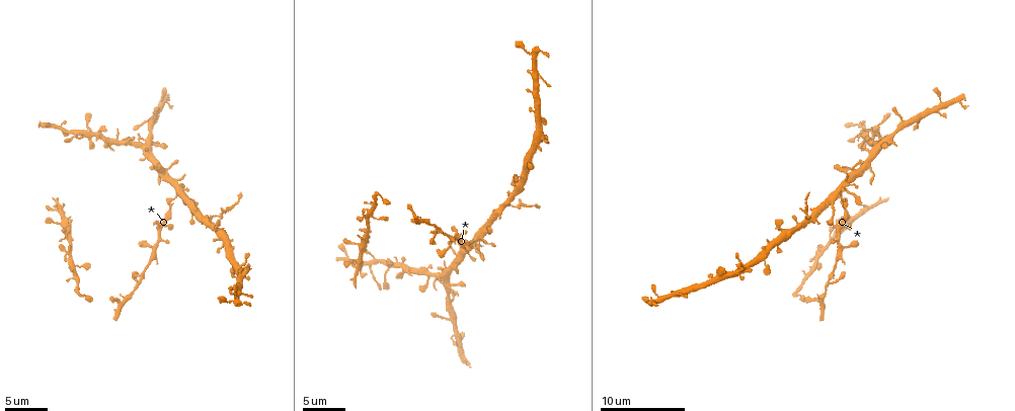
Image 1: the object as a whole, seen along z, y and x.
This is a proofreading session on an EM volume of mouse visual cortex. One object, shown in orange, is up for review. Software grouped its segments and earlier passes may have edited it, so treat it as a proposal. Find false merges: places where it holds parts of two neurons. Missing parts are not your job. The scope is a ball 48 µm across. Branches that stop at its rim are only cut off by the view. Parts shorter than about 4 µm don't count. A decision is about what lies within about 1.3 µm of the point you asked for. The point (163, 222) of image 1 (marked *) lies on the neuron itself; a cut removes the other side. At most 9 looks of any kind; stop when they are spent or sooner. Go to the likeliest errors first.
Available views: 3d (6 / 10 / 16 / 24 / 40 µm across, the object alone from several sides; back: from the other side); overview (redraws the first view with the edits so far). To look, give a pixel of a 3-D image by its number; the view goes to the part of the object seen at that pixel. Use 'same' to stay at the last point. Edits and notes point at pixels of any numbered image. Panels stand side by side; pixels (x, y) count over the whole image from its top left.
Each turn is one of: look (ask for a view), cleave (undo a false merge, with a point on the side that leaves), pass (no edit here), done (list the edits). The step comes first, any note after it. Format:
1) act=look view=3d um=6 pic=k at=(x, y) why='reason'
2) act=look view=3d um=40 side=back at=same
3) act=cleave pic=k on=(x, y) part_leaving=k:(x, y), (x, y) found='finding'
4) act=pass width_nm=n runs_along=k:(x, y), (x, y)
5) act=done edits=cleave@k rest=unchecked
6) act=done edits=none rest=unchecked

act=look view=3d um=10 pic=1 at=(804, 219) why='three-way junction'

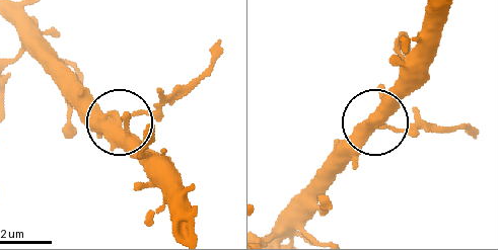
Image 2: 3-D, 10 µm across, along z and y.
act=cleave pic=2 on=(157, 117) width_nm=330 found='a second neuron is stuck on'

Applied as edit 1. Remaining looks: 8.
act=look view=3d um=10 pic=1 at=(839, 188) why='four or more arms meet'

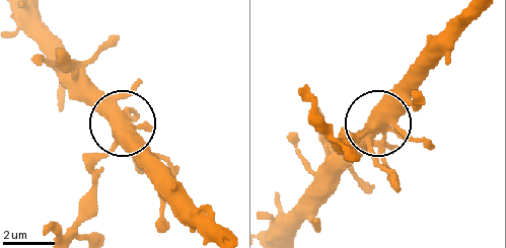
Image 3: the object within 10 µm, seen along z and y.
act=pass runs_along=3:(77, 225), (88, 208), (96, 161), (119, 122), (90, 85) found='one neuron here'

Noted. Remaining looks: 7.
act=look view=3d um=10 pic=1 at=(135, 142) why='looks like a crossing'

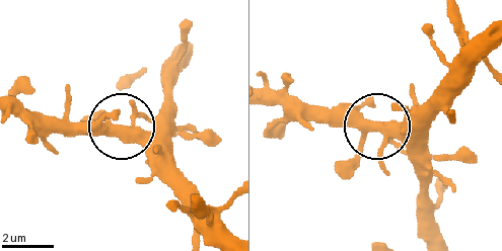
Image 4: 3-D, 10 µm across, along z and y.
act=pass arms=5 found='one neuron here'

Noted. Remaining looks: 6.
act=look view=3d um=6 pic=1 at=(91, 132) why='small branch off a trunk'

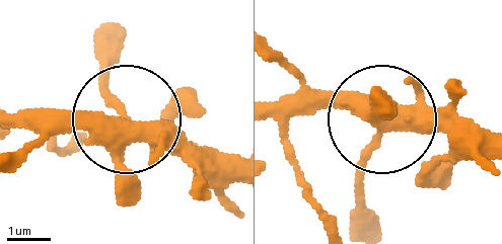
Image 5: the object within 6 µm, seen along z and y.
act=look view=3d um=6 side=back pic=5 at=(375, 122) why='other side'

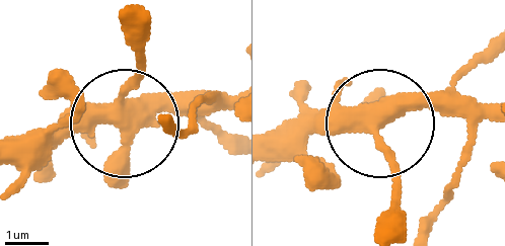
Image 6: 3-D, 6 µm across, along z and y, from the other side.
act=pass width_nm=420 runs_along=6:(20, 161), (126, 114), (140, 23) found='all the same neuron'

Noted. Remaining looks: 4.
act=done edits=cleave@2 rest=unchecked

